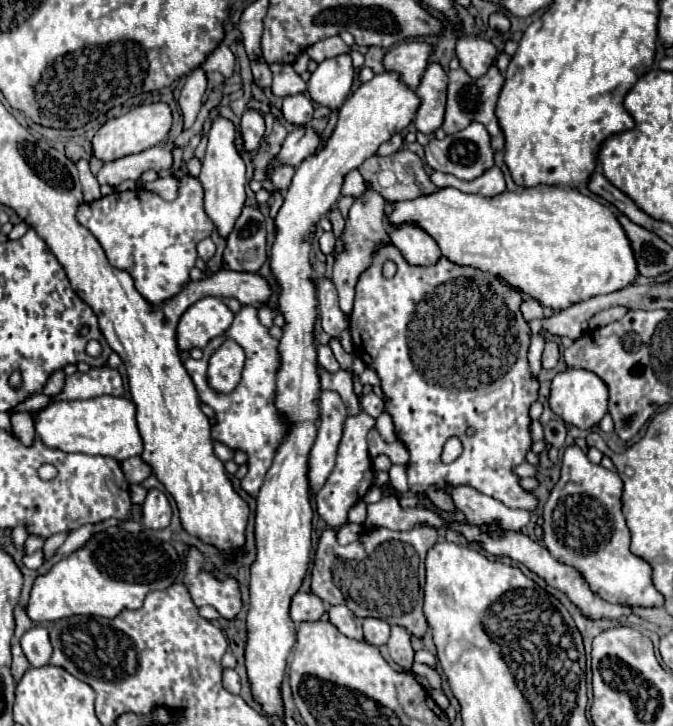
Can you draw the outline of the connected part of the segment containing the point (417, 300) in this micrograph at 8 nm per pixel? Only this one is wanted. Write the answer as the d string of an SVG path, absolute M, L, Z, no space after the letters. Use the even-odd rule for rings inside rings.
M389 245L389 247L383 247L375 253L373 257L373 263L367 271L361 273L359 281L357 281L357 287L355 287L355 305L353 305L353 311L349 315L349 331L351 331L351 337L353 337L353 349L355 349L355 355L361 357L365 361L367 367L375 369L379 379L381 379L381 391L385 395L385 413L391 415L393 419L393 425L395 425L395 431L397 431L397 439L407 447L409 451L409 463L407 463L407 477L409 477L409 489L411 493L421 493L425 495L433 505L435 509L439 511L455 511L455 505L453 505L453 497L451 497L451 489L457 487L457 485L469 485L473 489L477 489L479 493L483 495L489 495L497 501L501 501L503 505L511 507L511 509L525 509L525 511L535 511L539 501L533 493L525 491L521 485L519 485L519 477L515 475L515 467L521 465L525 461L525 455L527 451L531 449L533 441L531 441L531 419L529 419L529 407L533 401L537 401L539 397L539 381L533 377L531 369L529 369L529 363L527 363L527 349L529 349L529 325L527 321L521 317L521 311L519 311L519 305L521 305L521 293L515 291L513 287L507 287L505 283L501 283L501 291L491 291L491 281L493 281L493 275L485 273L485 271L479 271L475 267L459 267L459 265L453 265L451 261L447 261L445 257L441 257L441 261L437 265L431 265L431 267L413 267L409 265L399 249L395 245ZM385 261L393 261L397 265L397 273L393 275L391 281L387 281L383 277L383 265ZM467 427L473 427L475 429L475 435L473 437L467 437L465 431ZM449 437L459 437L461 443L463 443L463 453L449 465L445 465L441 461L441 449L443 449L443 443L449 439Z

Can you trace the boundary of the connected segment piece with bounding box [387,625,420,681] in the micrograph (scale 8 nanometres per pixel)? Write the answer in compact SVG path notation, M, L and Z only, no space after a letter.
M395 625L395 627L391 627L391 637L387 641L387 647L389 647L391 659L397 665L401 665L405 669L405 673L413 675L418 681L420 676L415 675L411 671L411 667L413 667L413 653L415 653L413 647L411 647L411 635L405 629L401 629L401 627Z

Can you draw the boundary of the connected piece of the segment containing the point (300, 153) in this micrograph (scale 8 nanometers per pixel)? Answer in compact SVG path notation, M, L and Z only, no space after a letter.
M311 127L293 129L287 135L285 143L283 143L283 149L281 149L281 153L277 157L277 163L271 165L269 171L273 171L273 167L277 167L281 163L297 167L303 159L311 157L319 149L319 143L321 143L321 137L319 137L319 133L315 129L311 129Z

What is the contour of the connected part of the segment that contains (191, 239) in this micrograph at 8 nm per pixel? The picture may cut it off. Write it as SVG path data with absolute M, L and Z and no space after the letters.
M183 169L171 175L179 187L173 201L165 201L147 189L113 191L97 201L83 203L77 211L77 221L97 237L109 263L133 277L135 289L151 307L159 307L189 285L189 271L197 259L195 247L215 229L203 209L201 183Z

